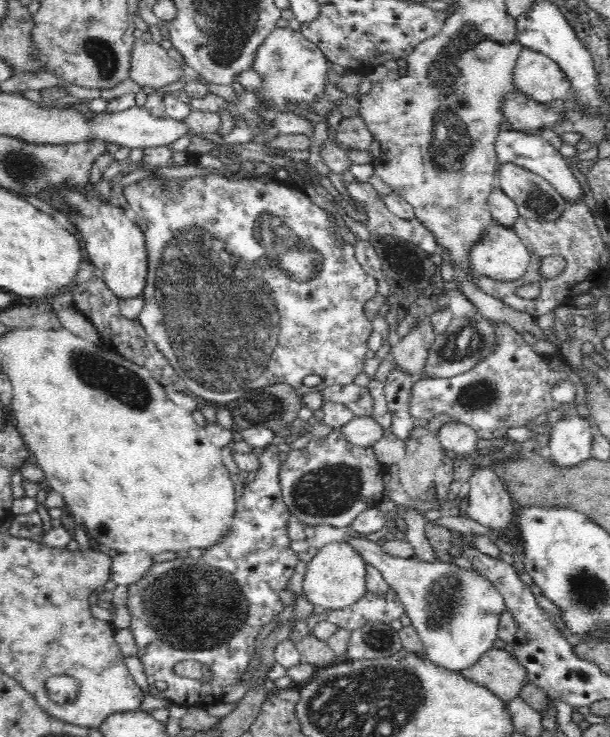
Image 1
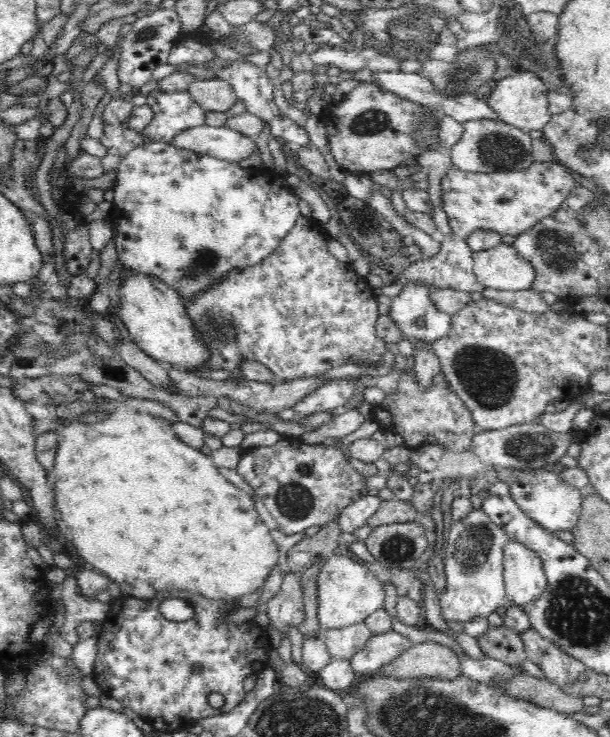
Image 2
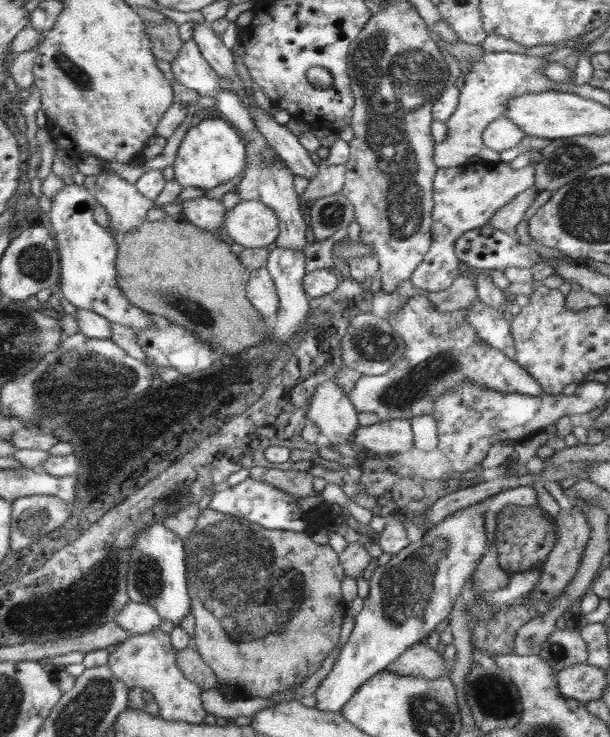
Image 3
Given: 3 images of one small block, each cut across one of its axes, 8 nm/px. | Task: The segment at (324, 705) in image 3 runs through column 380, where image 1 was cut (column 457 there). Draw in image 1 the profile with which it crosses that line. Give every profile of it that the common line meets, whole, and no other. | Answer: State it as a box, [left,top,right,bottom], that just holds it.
[347,537,506,672]

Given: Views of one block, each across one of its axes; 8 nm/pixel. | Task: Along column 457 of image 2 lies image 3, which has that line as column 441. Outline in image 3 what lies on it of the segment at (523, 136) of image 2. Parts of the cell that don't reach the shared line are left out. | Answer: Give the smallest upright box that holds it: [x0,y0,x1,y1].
[434,52,554,167]

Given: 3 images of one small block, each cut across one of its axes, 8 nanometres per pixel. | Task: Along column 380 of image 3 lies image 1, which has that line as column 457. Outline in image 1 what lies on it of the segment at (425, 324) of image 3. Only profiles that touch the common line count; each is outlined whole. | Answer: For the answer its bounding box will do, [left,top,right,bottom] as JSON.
[409,320,586,440]

